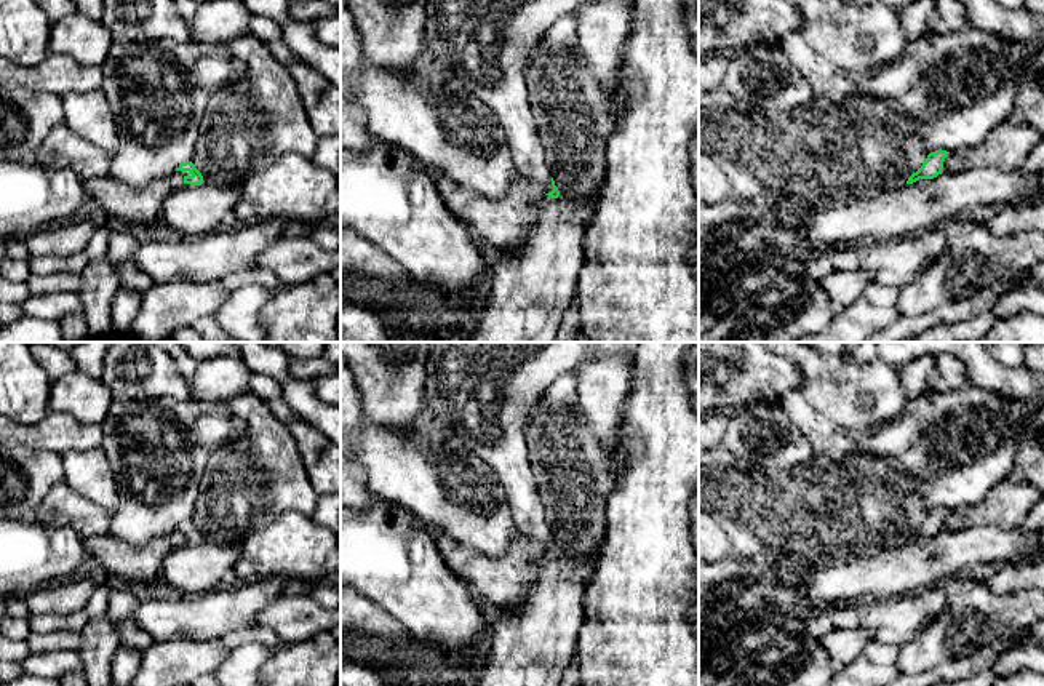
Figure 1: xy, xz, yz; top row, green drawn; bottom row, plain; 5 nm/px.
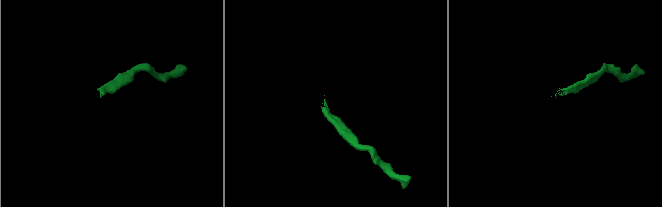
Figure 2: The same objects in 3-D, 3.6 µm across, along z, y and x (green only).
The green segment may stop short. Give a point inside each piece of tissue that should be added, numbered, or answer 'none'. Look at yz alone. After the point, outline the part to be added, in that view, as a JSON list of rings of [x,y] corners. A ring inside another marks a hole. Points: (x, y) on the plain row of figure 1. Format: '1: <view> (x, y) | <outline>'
none

